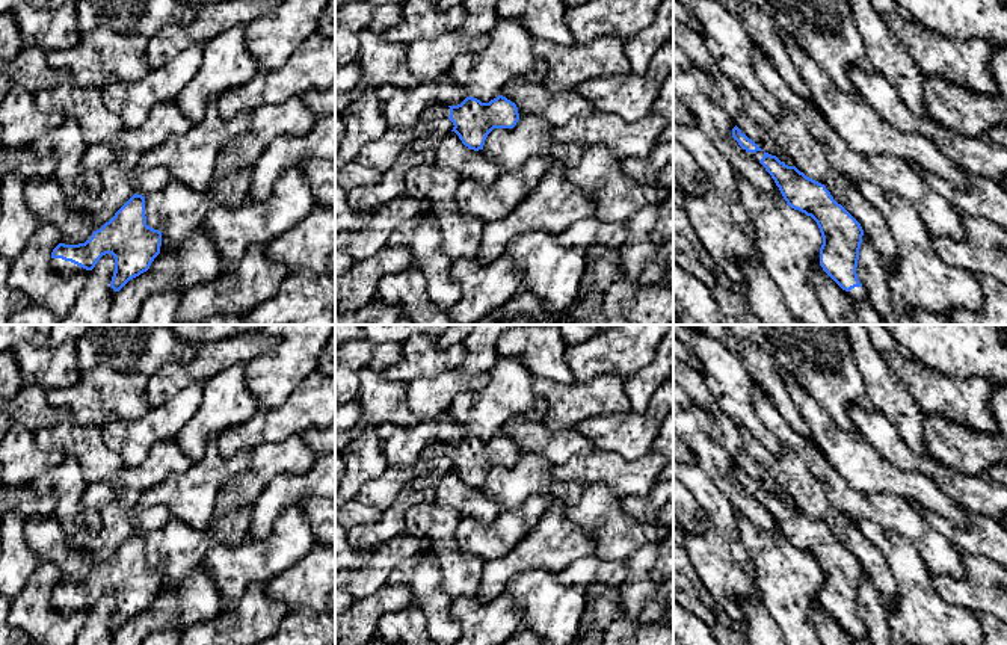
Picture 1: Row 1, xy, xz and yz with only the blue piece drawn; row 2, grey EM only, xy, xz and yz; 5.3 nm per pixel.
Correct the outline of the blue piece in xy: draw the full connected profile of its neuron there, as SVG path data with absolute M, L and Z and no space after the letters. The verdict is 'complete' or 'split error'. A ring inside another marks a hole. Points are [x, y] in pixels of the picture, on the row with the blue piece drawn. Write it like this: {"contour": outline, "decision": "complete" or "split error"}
{"contour": "M134 193L85 243L59 243L51 252L51 266L63 278L92 270L98 260L112 254L115 272L110 292L115 295L130 279L146 272L160 254L162 233L146 225L145 196Z", "decision": "split error"}

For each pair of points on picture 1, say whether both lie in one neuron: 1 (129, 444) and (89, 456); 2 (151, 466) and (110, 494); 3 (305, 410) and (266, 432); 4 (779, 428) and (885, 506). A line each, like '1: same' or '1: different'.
1: different
2: same
3: same
4: same

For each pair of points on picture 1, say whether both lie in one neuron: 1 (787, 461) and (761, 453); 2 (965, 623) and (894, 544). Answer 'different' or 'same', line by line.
1: same
2: same

